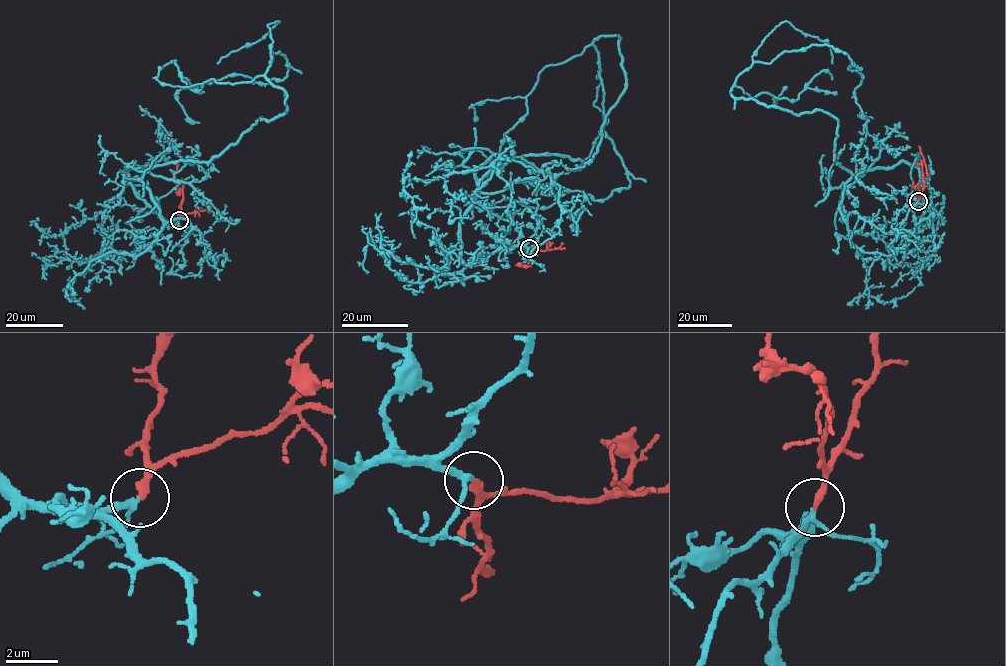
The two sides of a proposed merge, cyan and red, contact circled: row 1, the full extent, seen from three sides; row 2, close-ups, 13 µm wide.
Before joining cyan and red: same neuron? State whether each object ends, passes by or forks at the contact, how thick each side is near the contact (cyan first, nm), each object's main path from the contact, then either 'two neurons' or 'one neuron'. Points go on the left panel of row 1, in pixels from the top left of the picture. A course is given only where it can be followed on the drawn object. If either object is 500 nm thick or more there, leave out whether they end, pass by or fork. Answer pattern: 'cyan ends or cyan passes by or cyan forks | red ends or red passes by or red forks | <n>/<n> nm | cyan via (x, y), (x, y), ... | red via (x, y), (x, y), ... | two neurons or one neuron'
cyan passes by | red ends | 180/300 nm | cyan via (179, 220), (126, 165), (208, 162), (280, 115), (265, 73), (284, 55), (282, 80), (180, 89), (199, 122) | red via (179, 220), (183, 192), (182, 184), (175, 178), (176, 161) | one neuron

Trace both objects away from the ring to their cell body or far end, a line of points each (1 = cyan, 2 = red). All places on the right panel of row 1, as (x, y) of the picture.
1: (918, 201), (912, 165), (834, 160), (834, 116), (730, 91), (754, 62), (830, 45), (859, 68), (864, 115)
2: (918, 201), (924, 187), (924, 161), (919, 146)

